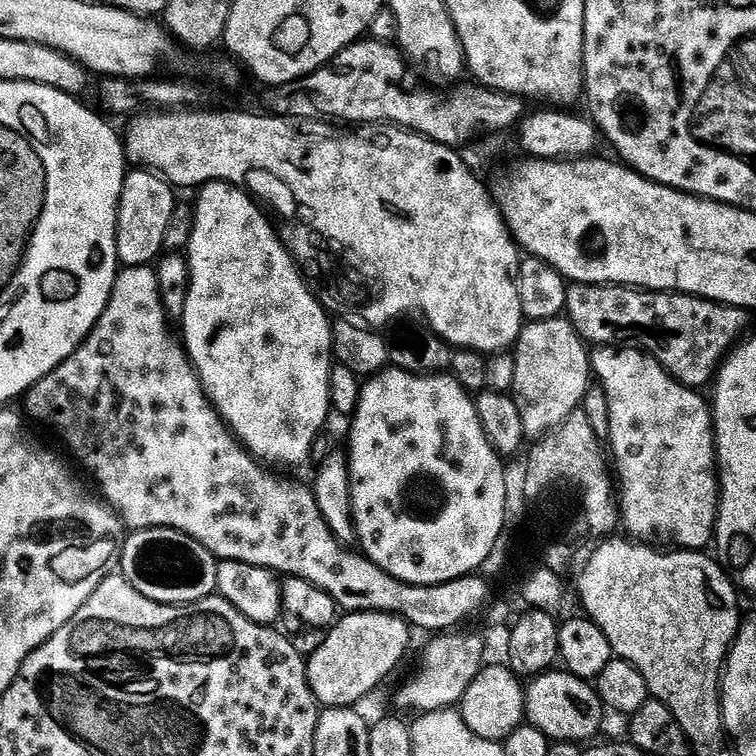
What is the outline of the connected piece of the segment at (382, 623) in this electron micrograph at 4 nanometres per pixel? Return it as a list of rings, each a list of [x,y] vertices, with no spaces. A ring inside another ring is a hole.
[[[349,612],[347,614],[341,615],[337,619],[336,623],[331,625],[324,632],[324,641],[322,646],[318,646],[318,650],[314,650],[312,656],[307,657],[306,665],[308,672],[308,685],[310,690],[314,694],[317,705],[323,706],[324,708],[350,708],[359,705],[359,700],[364,700],[396,667],[400,664],[400,659],[408,652],[408,643],[412,640],[412,635],[414,635],[413,629],[410,627],[408,621],[403,620],[401,616],[396,616],[392,612]]]

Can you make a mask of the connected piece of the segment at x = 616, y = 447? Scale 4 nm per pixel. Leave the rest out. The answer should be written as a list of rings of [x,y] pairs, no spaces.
[[[600,346],[591,353],[590,359],[595,379],[598,381],[598,387],[604,392],[604,397],[608,403],[608,439],[606,444],[607,447],[612,447],[612,454],[610,450],[610,456],[614,461],[615,475],[618,477],[618,516],[622,521],[622,528],[625,528],[623,531],[631,539],[639,543],[663,546],[668,550],[707,549],[707,544],[709,547],[713,543],[716,531],[716,514],[720,511],[720,481],[718,479],[718,465],[716,463],[716,433],[712,423],[712,411],[709,403],[705,400],[705,397],[704,400],[700,397],[701,393],[697,389],[687,388],[685,384],[678,383],[655,358],[639,348],[624,346],[617,350],[612,346]]]

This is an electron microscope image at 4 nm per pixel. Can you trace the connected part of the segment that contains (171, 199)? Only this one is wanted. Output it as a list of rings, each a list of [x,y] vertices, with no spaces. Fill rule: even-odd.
[[[132,170],[125,175],[116,215],[116,258],[124,268],[151,265],[164,252],[166,226],[178,207],[175,195],[172,185],[151,170]]]

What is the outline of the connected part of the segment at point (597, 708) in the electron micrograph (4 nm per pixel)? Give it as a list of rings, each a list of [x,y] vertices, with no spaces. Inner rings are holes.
[[[549,670],[540,676],[533,676],[527,681],[524,690],[524,710],[527,723],[542,730],[549,741],[570,742],[583,745],[584,740],[595,741],[600,727],[604,724],[606,709],[589,681],[578,678],[567,670]]]

